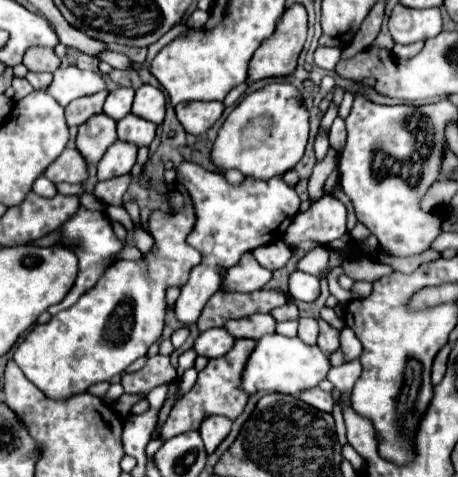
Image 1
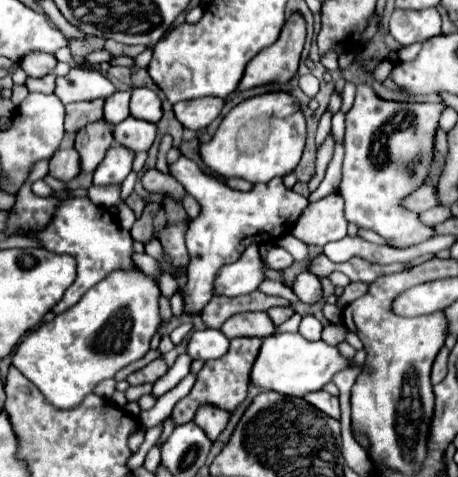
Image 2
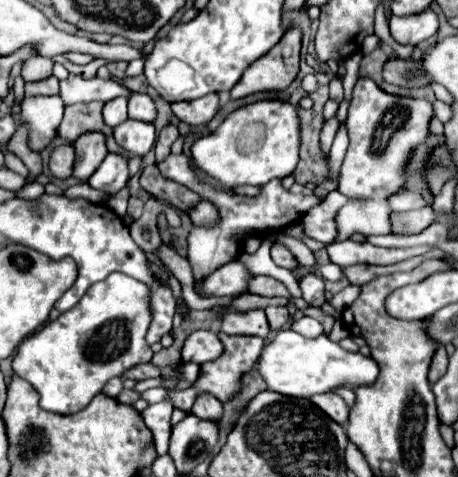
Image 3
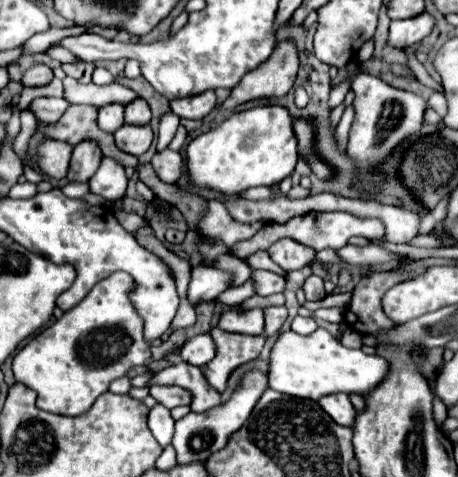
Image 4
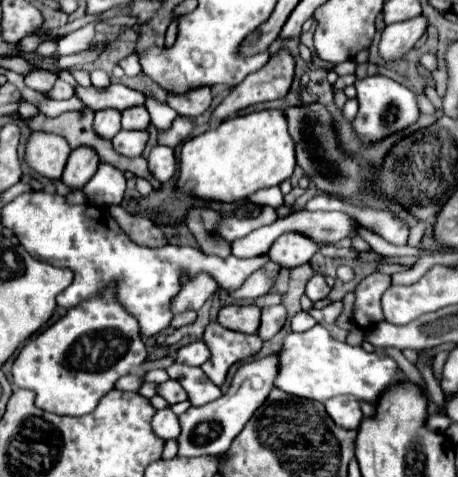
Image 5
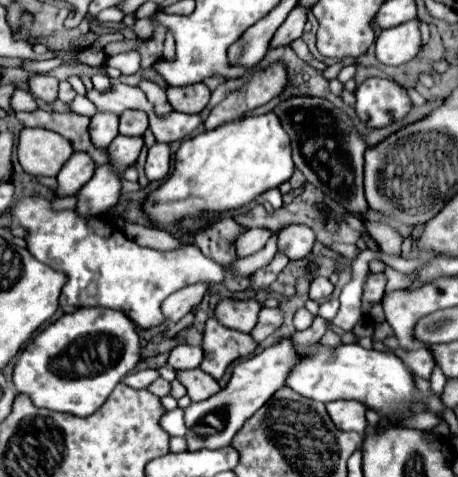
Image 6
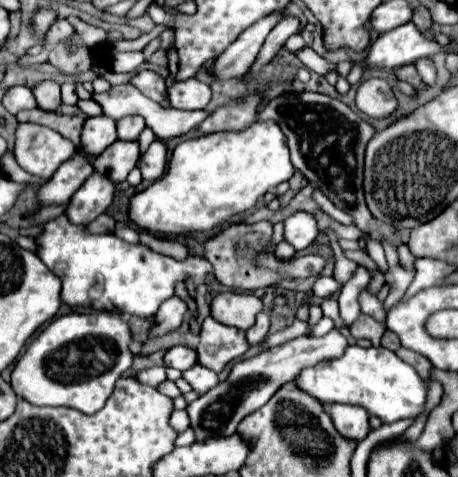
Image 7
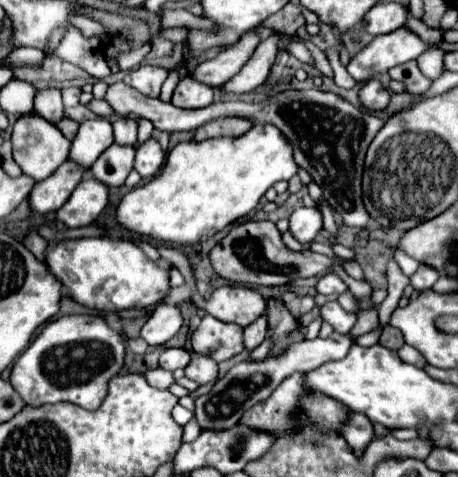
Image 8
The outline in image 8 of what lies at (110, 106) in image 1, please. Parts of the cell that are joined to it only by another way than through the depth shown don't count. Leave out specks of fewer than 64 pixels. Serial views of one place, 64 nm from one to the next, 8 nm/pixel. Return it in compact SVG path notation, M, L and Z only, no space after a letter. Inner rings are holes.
M86 120L80 124L76 140L72 142L70 160L76 160L84 168L90 168L94 160L114 142L112 122L110 120Z

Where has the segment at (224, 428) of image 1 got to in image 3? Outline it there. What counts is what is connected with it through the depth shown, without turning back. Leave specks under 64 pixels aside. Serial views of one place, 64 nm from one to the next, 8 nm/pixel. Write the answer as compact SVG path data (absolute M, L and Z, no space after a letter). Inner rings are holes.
M200 396L200 400L196 400L192 414L200 420L208 420L208 422L220 422L222 420L222 404L214 398L214 396Z

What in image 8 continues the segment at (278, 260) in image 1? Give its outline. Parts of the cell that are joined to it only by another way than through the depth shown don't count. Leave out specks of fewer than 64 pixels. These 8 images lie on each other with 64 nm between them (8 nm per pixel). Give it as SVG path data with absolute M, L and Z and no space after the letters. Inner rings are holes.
M298 208L288 218L288 232L300 242L310 244L322 230L322 214L318 208Z

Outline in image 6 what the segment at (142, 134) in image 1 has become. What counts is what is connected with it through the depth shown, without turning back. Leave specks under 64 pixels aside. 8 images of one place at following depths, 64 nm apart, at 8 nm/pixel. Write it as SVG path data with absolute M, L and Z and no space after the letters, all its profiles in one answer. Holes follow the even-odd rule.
M118 134L112 144L108 146L110 150L110 156L112 156L112 166L118 170L118 172L124 172L130 164L136 162L136 158L140 156L140 150L144 146L144 140L142 136L122 136Z

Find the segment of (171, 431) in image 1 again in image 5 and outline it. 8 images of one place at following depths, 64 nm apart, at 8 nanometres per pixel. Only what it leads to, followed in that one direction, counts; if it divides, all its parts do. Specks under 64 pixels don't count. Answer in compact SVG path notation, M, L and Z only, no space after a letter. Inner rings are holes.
M218 322L206 326L204 342L208 342L211 356L201 366L201 369L216 386L224 384L226 372L232 364L258 354L262 348L260 336L232 332L220 326ZM168 380L158 384L157 394L164 398L170 406L176 402L188 400L187 393L176 380Z

